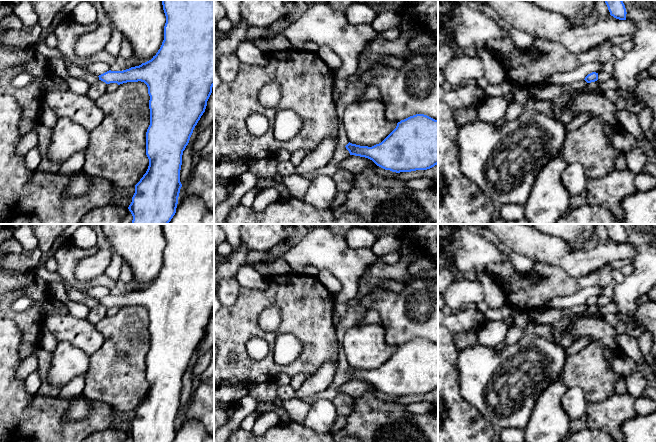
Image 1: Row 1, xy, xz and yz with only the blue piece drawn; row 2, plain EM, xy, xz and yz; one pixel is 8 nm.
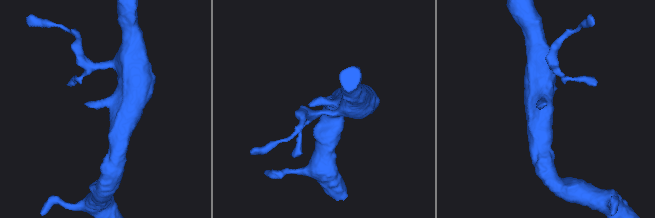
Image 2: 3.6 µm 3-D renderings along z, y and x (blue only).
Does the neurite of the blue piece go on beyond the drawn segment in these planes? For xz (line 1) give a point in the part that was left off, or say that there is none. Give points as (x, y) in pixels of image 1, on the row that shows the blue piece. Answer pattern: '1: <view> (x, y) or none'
1: none

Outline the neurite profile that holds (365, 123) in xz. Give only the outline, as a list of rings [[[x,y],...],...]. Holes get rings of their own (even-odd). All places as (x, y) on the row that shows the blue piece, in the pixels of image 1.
[[[380,100],[347,105],[342,124],[350,143],[368,147],[381,143],[397,126],[386,119],[386,108]]]

